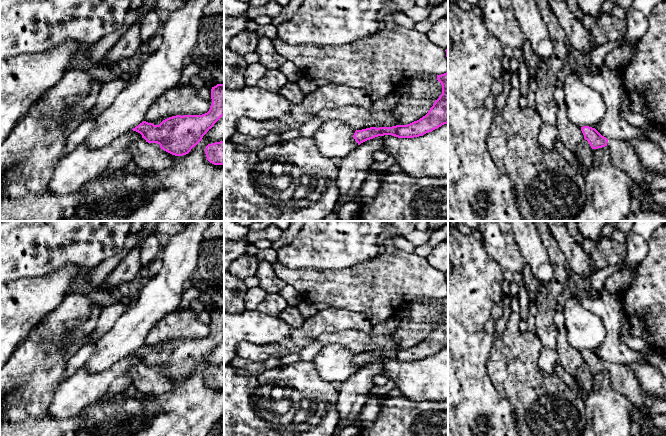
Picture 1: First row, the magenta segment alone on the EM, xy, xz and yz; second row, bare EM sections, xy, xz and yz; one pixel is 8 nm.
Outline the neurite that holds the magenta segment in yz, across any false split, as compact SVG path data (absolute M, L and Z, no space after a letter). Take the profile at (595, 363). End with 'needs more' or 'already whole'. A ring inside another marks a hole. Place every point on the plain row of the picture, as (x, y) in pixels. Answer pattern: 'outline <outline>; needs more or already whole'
outline M589 350L581 351L581 355L584 363L588 365L592 373L607 370L610 374L611 386L616 391L624 394L633 407L643 408L651 414L666 413L666 399L647 393L643 389L636 373L628 365L607 363L595 352Z; needs more

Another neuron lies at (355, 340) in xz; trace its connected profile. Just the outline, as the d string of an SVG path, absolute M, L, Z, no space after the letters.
M348 329L341 332L325 333L320 335L316 341L323 346L328 344L339 344L355 354L370 351L392 351L399 349L398 345L389 335L371 335L358 329Z

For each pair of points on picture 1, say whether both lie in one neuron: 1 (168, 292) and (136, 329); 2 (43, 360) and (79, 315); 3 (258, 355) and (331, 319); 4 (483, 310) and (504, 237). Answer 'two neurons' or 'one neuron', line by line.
1: one neuron
2: one neuron
3: one neuron
4: two neurons

